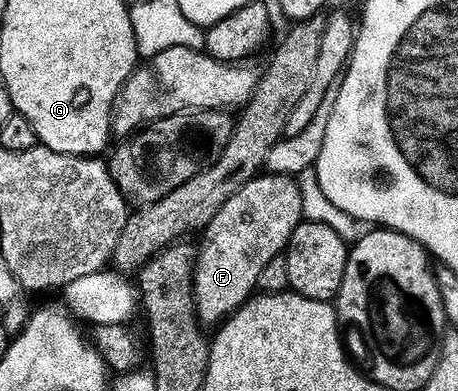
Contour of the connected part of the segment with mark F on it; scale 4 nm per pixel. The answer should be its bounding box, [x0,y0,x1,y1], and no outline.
[192,173,302,324]

